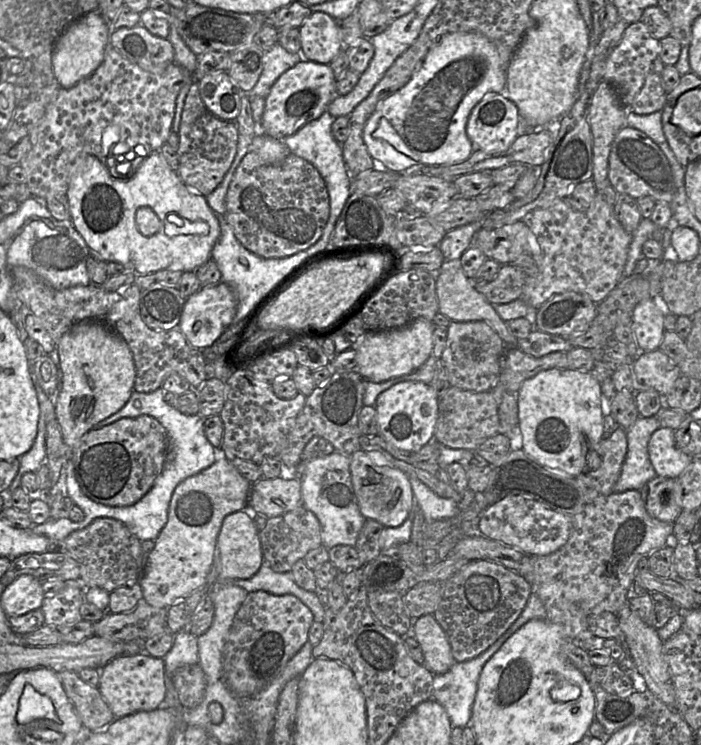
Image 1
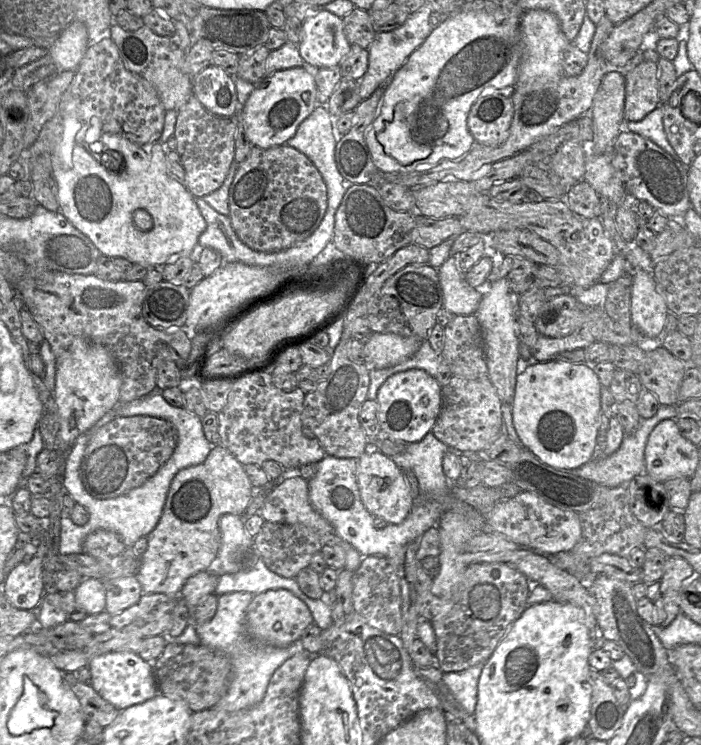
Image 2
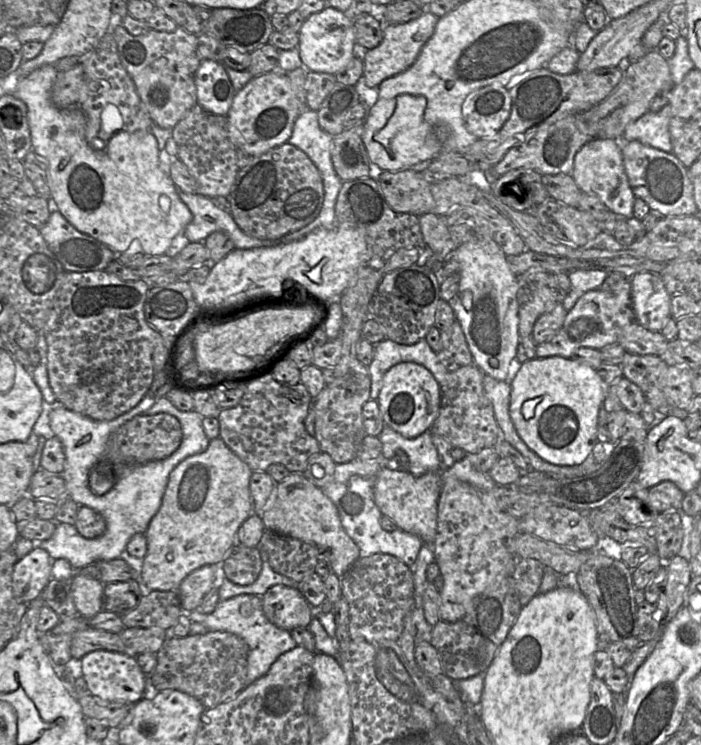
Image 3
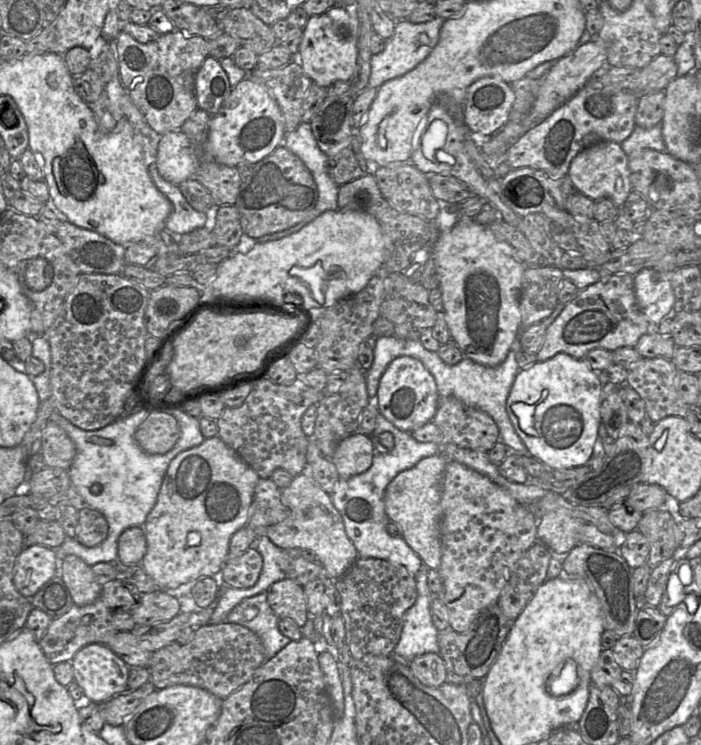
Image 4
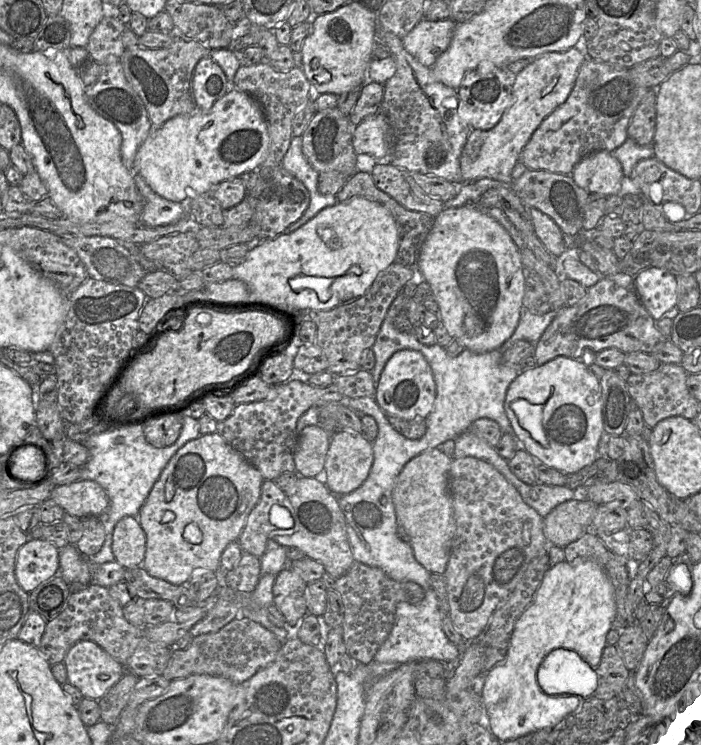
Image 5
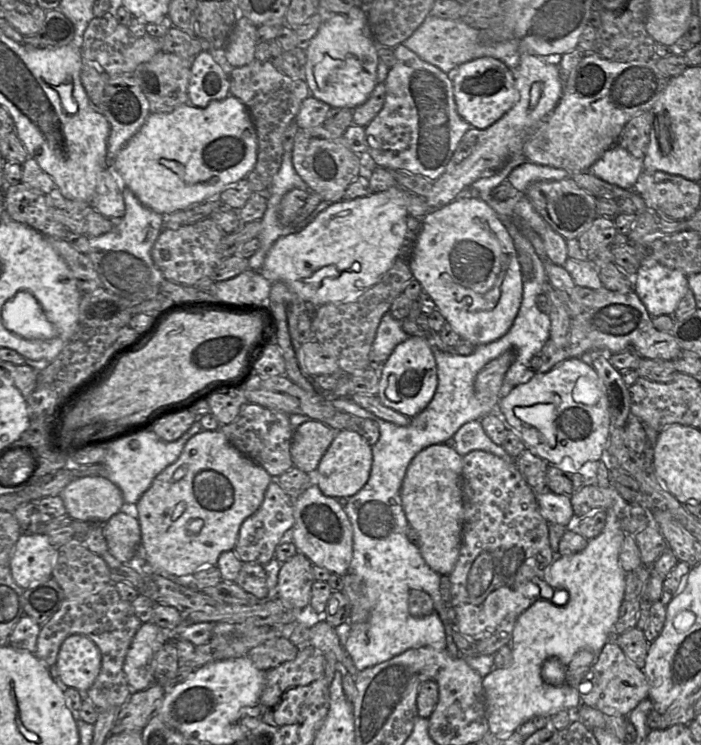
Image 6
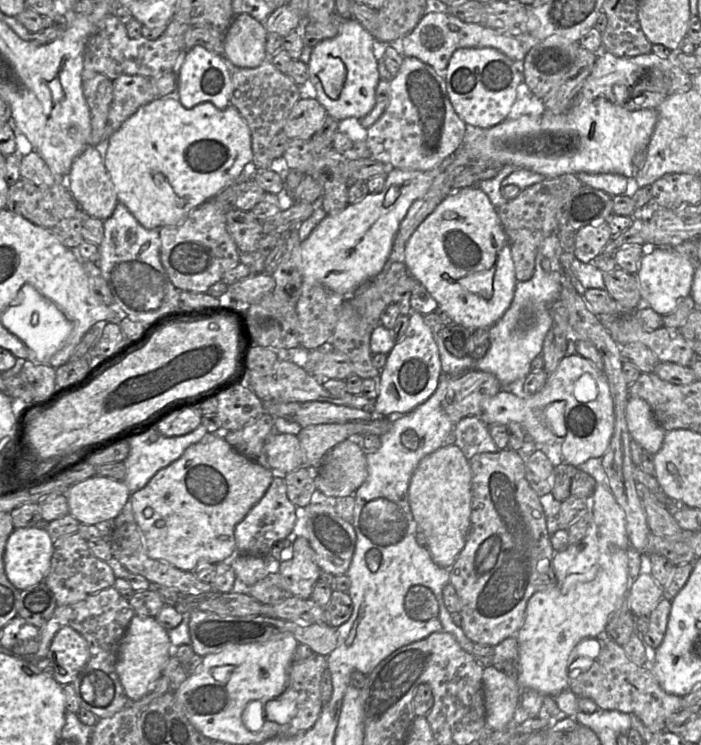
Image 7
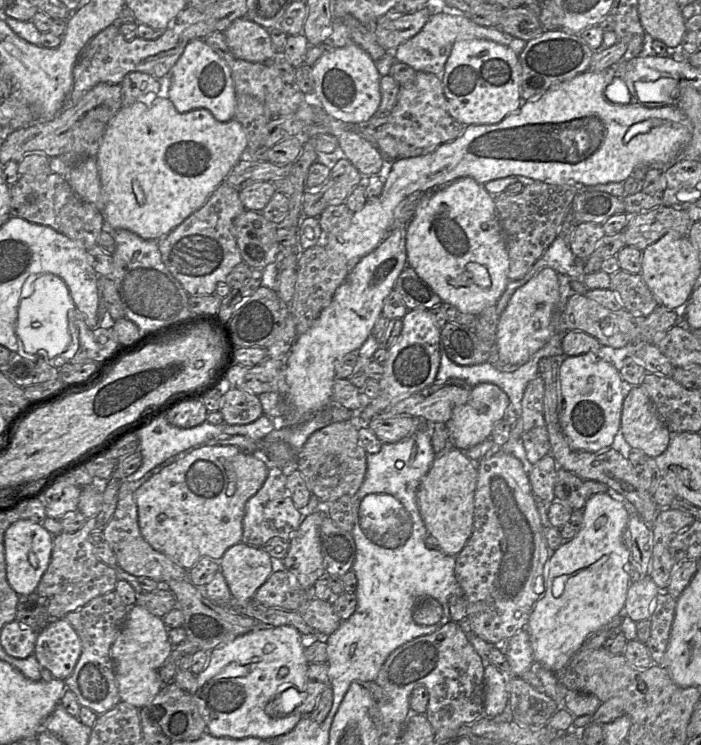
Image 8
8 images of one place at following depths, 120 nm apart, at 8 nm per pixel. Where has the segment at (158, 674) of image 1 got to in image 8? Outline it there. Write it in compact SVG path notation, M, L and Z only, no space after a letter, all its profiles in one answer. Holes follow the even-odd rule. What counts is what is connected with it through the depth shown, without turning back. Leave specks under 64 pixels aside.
M64 618L51 620L37 634L34 655L55 679L65 681L72 674L81 652L80 638Z

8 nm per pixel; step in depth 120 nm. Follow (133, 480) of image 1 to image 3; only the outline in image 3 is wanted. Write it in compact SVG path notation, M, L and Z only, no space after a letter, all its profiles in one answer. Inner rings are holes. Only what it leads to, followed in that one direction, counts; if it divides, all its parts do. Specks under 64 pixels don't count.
M171 414L137 415L121 425L109 438L104 458L89 473L89 486L96 495L104 495L134 467L172 455L182 441L182 428Z

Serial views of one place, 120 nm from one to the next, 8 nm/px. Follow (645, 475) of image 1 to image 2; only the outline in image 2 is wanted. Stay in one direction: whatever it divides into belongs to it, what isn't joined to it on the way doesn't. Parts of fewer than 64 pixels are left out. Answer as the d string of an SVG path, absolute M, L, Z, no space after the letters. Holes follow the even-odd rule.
M661 405L656 414L648 419L641 419L637 429L629 435L625 435L620 447L606 457L594 457L577 469L567 470L575 475L592 480L607 488L626 486L634 477L645 473L645 448L652 430L661 421L678 418L677 405Z

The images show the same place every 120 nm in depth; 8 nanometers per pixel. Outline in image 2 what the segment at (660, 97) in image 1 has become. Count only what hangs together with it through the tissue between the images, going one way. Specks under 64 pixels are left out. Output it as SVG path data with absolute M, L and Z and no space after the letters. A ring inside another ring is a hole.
M644 60L624 78L624 120L640 121L660 105L659 64Z

